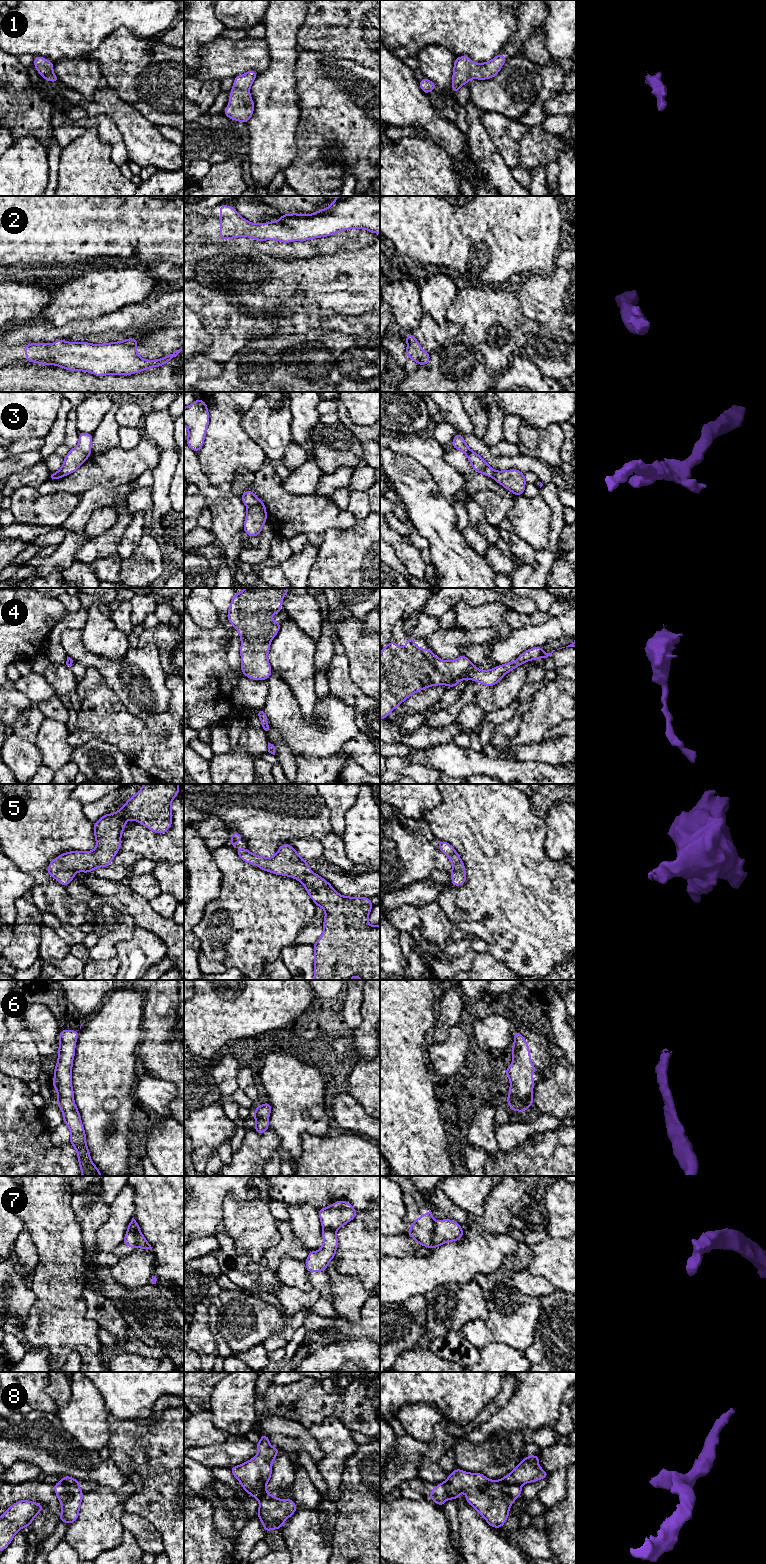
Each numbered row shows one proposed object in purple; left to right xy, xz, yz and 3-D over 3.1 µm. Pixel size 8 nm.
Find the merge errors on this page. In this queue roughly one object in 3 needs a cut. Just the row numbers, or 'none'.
3, 7, 8

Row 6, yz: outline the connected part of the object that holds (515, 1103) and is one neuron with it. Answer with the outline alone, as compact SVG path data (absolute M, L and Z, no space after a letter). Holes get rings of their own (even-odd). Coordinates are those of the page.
M518 1030L514 1034L511 1052L513 1054L511 1065L503 1070L510 1081L506 1100L511 1110L524 1113L527 1108L533 1106L532 1090L535 1082L532 1075L537 1068L530 1061L531 1052L528 1042Z

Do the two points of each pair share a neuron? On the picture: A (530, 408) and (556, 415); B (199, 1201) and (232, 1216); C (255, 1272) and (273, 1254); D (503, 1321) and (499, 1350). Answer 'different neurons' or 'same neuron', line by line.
A: same neuron
B: different neurons
C: different neurons
D: different neurons

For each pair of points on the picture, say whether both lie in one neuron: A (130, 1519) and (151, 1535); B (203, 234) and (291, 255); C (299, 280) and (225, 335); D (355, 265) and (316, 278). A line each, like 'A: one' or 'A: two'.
A: one
B: two
C: two
D: one

